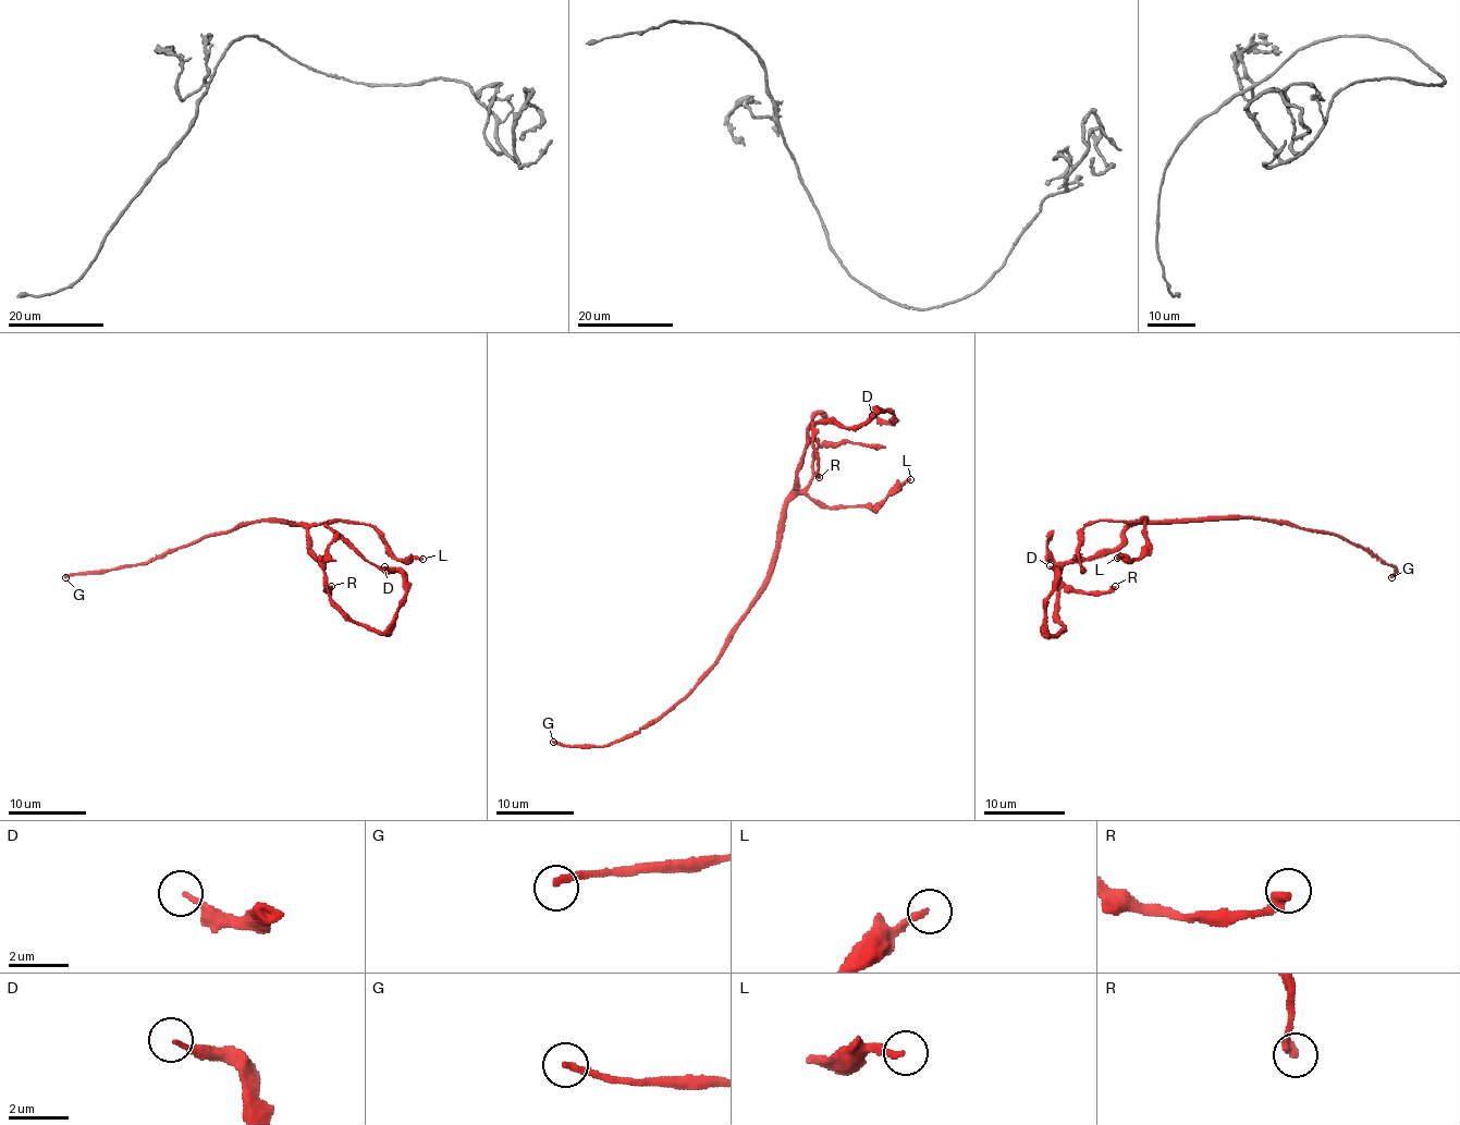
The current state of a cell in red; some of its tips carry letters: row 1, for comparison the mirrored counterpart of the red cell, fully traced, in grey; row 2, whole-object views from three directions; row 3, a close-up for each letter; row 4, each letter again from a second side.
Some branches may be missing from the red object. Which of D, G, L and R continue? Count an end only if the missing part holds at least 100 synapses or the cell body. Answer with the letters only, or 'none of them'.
G

